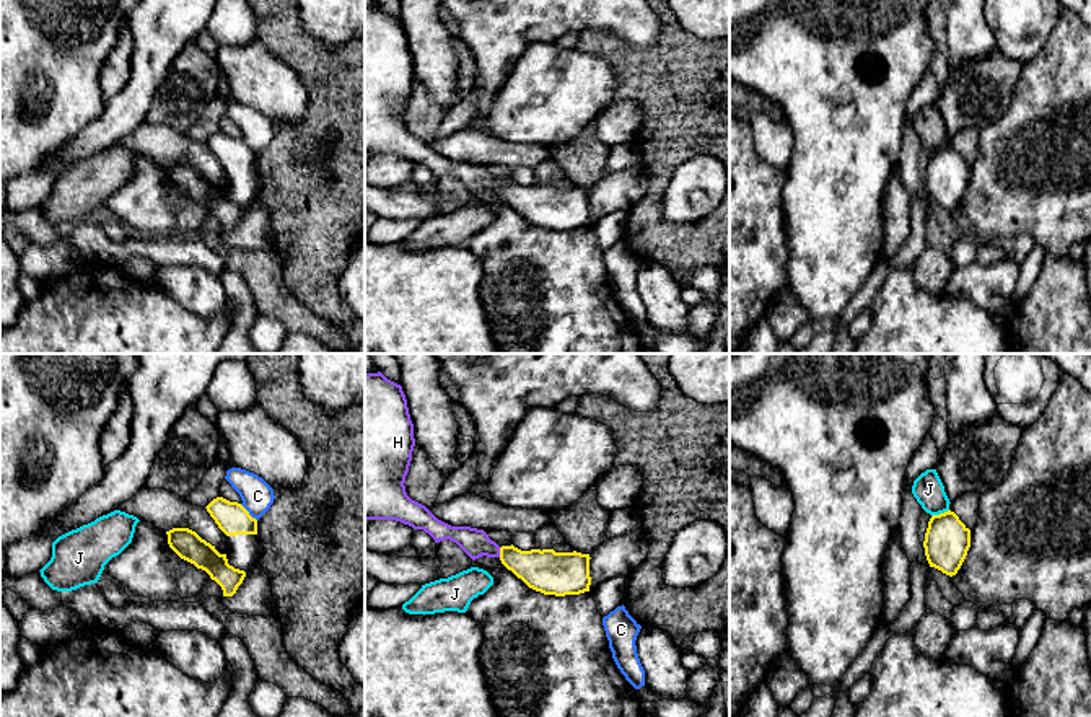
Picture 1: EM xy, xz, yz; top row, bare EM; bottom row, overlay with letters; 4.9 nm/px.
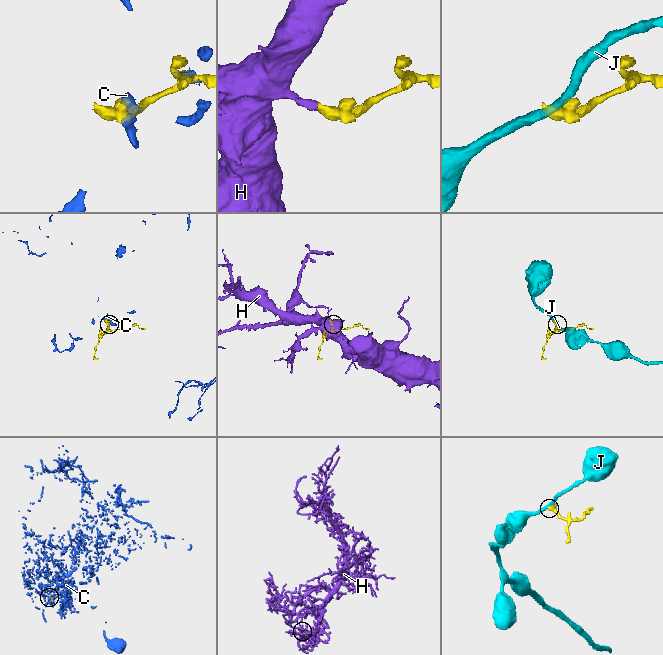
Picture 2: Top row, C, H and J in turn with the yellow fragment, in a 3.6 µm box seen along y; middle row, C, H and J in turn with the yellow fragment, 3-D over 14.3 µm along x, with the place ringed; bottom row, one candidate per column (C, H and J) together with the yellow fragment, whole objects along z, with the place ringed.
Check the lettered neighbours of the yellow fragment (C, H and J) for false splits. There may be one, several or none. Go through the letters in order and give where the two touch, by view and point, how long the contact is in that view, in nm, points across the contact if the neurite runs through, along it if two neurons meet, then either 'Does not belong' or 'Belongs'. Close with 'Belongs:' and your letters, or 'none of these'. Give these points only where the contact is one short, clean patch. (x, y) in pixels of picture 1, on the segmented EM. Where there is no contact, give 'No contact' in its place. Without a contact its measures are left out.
C: Touches yellow at xy (248, 512). Shared border 120 nm. Does not belong
H: Touches yellow at xz (500, 553). Shared border 50 nm. Belongs
J: Touches yellow at yz (940, 514). Shared border 100 nm. Does not belong
Belongs: H

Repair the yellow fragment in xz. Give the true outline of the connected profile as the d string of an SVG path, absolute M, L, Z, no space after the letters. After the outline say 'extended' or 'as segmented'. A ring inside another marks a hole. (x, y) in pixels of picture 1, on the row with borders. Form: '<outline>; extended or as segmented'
M381 372L365 373L365 520L396 520L414 530L423 530L435 543L449 539L472 561L482 556L498 557L529 588L544 595L565 596L589 592L589 554L555 552L554 549L521 551L513 544L500 548L484 530L451 526L438 520L425 505L412 500L404 482L414 446L414 424L402 386L388 380Z; extended

